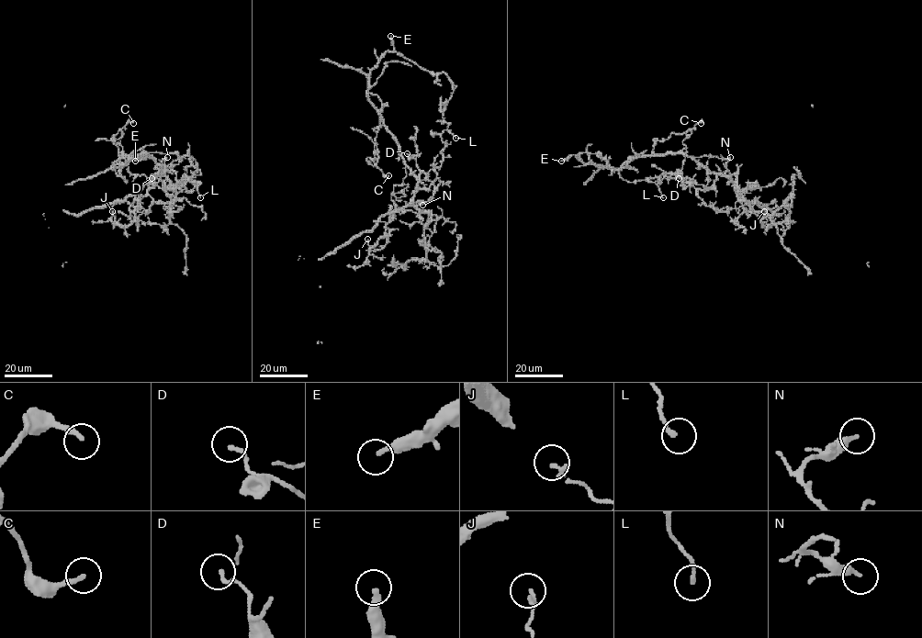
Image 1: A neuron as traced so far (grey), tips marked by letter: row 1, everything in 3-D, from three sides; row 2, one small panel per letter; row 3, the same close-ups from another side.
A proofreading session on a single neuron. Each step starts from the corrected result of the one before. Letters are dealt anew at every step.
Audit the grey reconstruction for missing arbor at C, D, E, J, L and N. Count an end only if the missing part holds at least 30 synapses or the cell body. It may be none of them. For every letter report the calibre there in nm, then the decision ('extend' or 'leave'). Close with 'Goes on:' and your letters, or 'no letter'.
C: 200 nm thick; leave
D: 160 nm thick; leave
E: 280 nm thick; extend
J: 170 nm thick; leave
L: 170 nm thick; leave
N: 280 nm thick; leave
Goes on: E

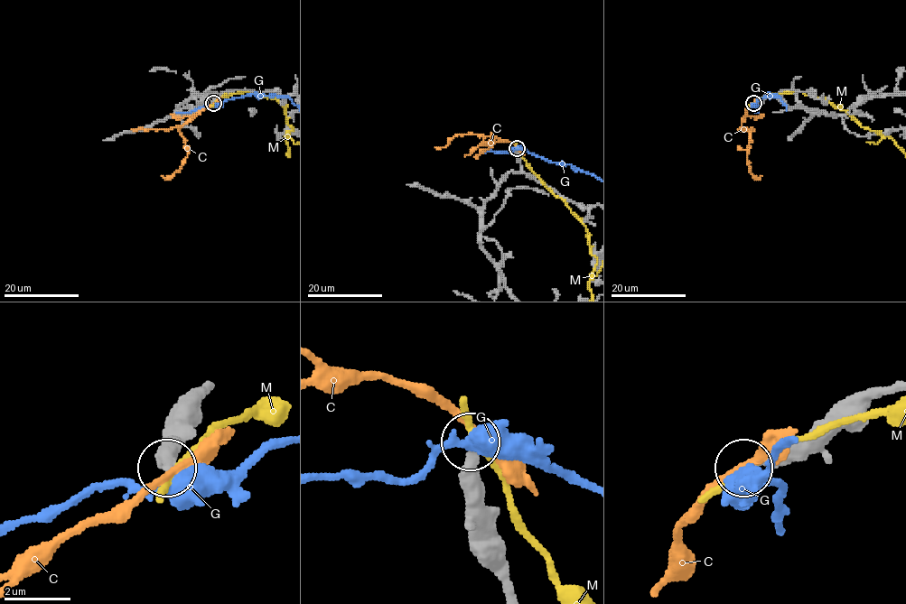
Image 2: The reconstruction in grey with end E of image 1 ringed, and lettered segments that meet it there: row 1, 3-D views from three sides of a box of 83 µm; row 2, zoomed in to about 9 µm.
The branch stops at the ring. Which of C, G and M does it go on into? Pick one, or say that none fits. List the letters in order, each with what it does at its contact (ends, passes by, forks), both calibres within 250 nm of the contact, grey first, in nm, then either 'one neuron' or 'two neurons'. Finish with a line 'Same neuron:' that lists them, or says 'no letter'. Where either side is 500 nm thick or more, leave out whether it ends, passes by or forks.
C: it passes by; 360 nm thick on the grey side, 220 nm on the other; two neurons
G: it forks there; 340 nm thick on the grey side, 440 nm on the other; two neurons
M: it passes by; 380 nm thick on the grey side, 190 nm on the other; two neurons
Same neuron: no letter

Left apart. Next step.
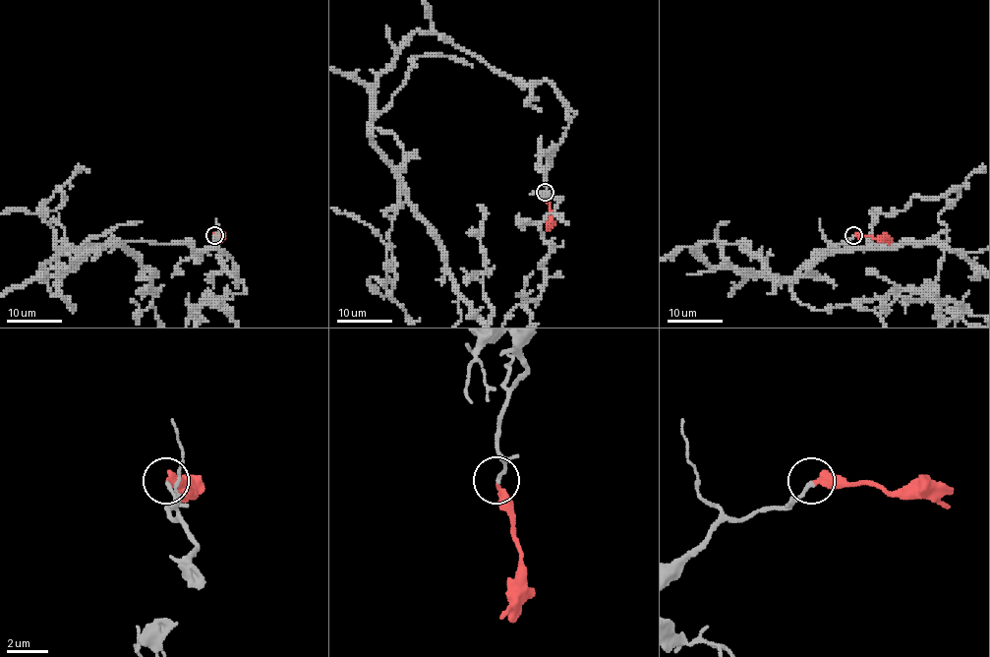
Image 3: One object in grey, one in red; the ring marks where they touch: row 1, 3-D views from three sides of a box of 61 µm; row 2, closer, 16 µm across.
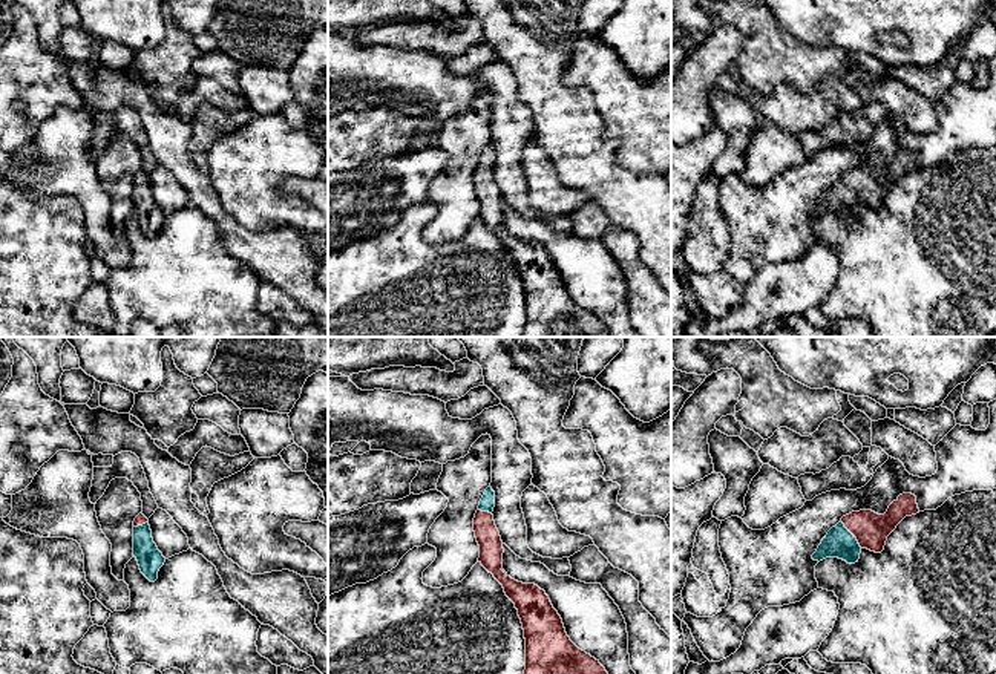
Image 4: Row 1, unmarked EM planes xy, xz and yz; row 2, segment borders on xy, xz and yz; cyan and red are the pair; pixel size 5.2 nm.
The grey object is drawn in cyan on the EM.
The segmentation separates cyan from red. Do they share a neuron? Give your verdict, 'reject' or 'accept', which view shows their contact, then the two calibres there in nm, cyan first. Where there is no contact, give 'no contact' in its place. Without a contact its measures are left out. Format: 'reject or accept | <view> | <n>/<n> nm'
accept | yz | 160/180 nm

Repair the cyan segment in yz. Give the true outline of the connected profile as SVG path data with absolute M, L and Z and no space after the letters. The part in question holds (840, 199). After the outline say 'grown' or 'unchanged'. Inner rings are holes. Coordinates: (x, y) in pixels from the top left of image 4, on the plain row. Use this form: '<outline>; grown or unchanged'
M912 150L899 152L884 172L872 167L852 168L827 188L812 216L820 219L826 214L838 214L847 221L855 221L863 205L881 210L887 193L896 182L906 173L916 170L919 170L919 165L916 153Z; grown

